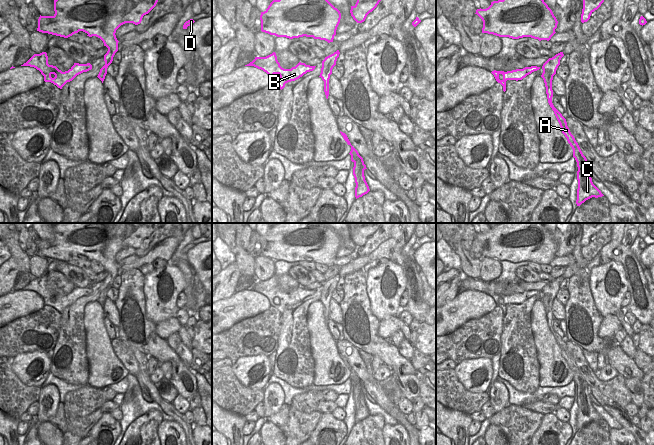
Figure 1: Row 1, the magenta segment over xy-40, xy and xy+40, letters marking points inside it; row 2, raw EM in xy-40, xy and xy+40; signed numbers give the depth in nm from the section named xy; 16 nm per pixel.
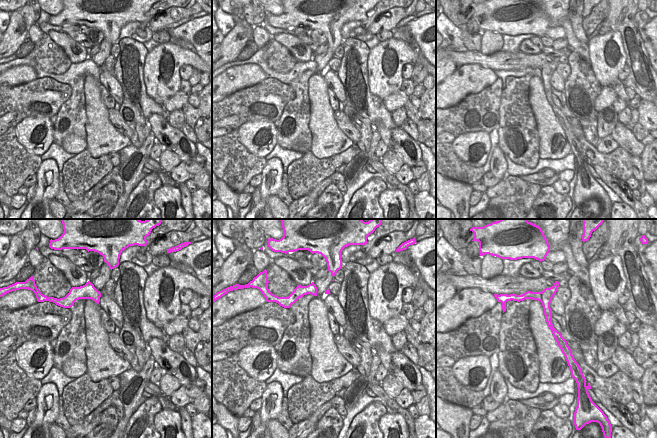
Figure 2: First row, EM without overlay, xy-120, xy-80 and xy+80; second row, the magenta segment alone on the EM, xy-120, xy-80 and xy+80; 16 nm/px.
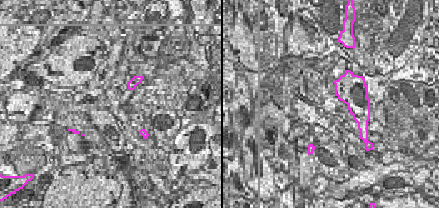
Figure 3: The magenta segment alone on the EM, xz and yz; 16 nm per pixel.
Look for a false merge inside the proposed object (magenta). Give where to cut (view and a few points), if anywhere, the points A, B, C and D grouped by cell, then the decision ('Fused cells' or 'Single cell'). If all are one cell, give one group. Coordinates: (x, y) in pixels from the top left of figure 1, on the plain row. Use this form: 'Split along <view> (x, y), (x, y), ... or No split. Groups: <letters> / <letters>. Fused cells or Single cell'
Split along xy-40 (107, 276), (114, 278). Groups: A B C / D. Fused cells

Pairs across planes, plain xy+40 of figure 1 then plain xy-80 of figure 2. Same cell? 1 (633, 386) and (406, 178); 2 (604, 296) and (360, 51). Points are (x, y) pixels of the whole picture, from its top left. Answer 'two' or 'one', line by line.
1: two
2: two

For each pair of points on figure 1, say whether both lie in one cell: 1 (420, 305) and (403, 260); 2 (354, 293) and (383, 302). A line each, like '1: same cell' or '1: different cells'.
1: same cell
2: different cells

